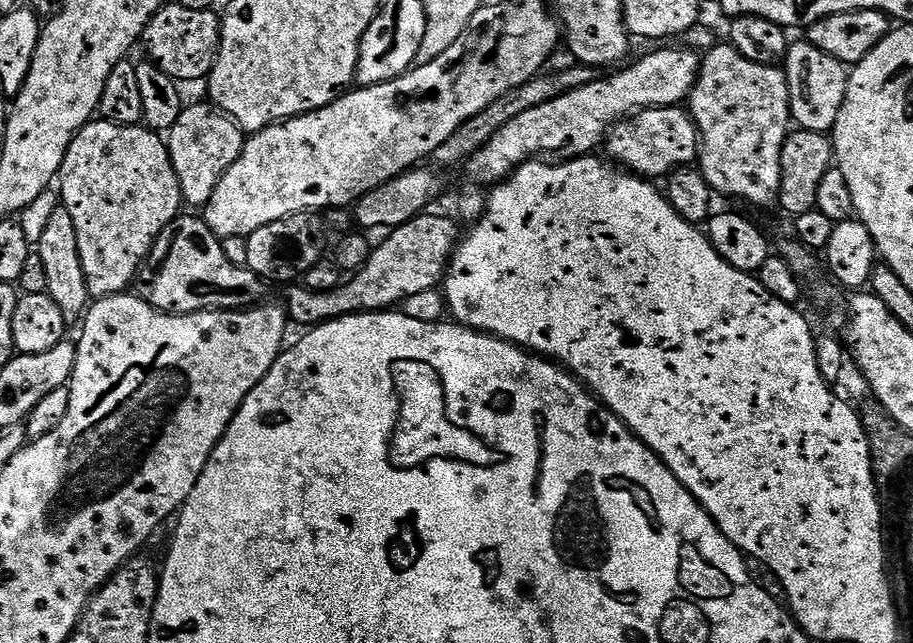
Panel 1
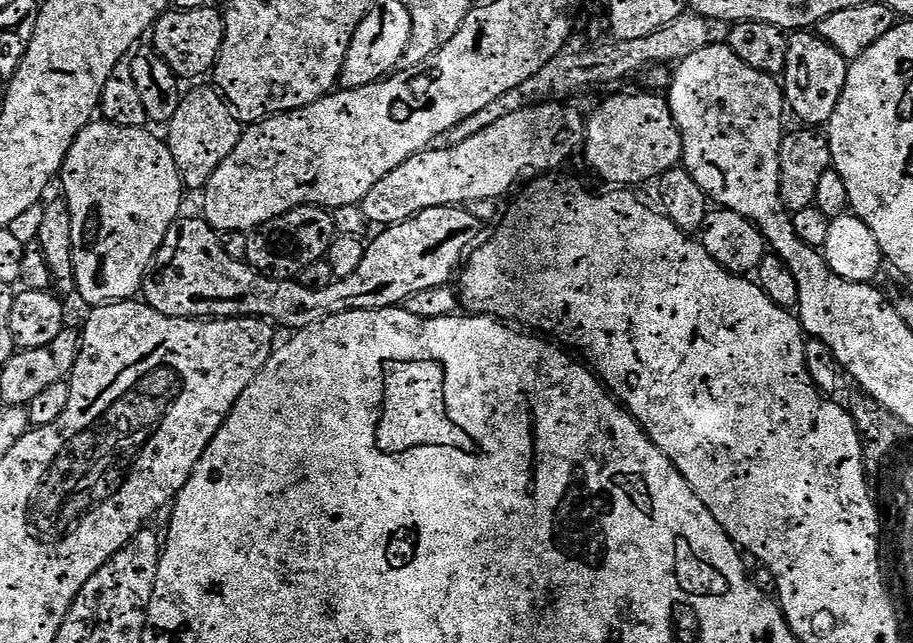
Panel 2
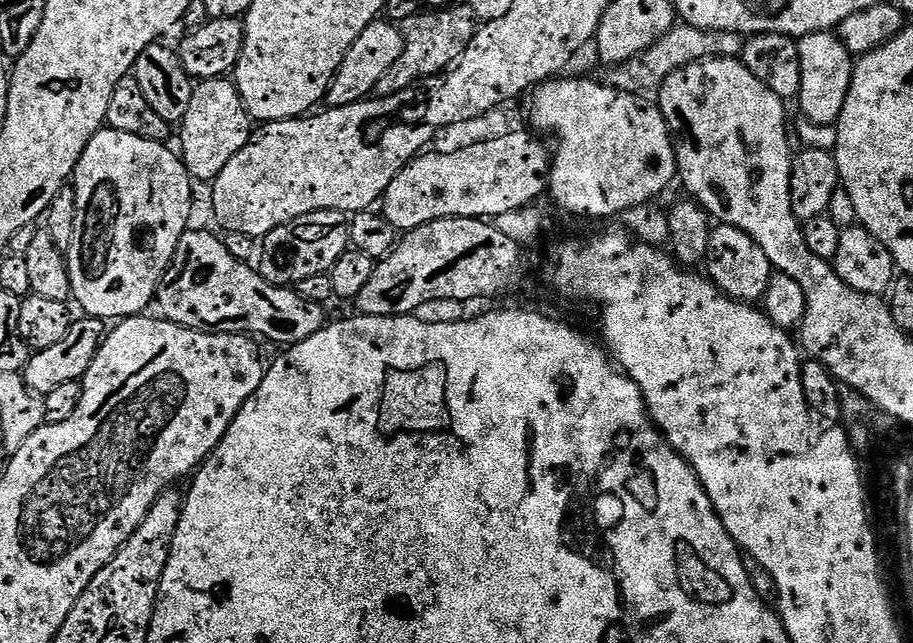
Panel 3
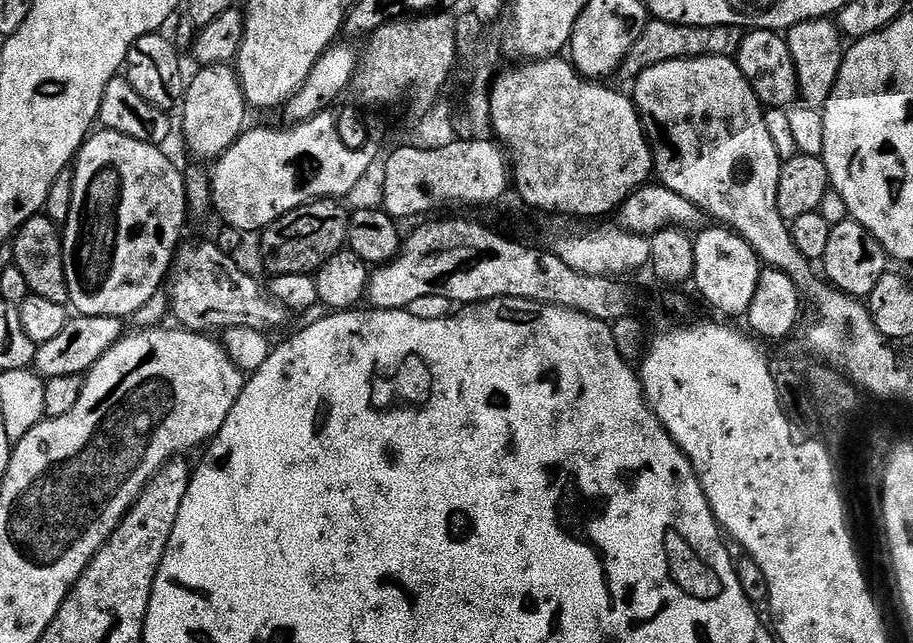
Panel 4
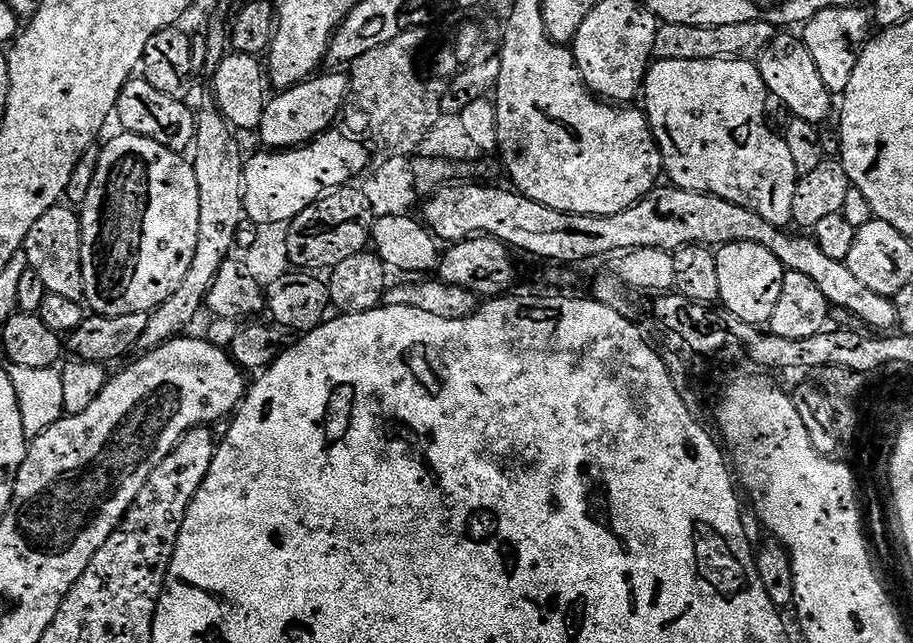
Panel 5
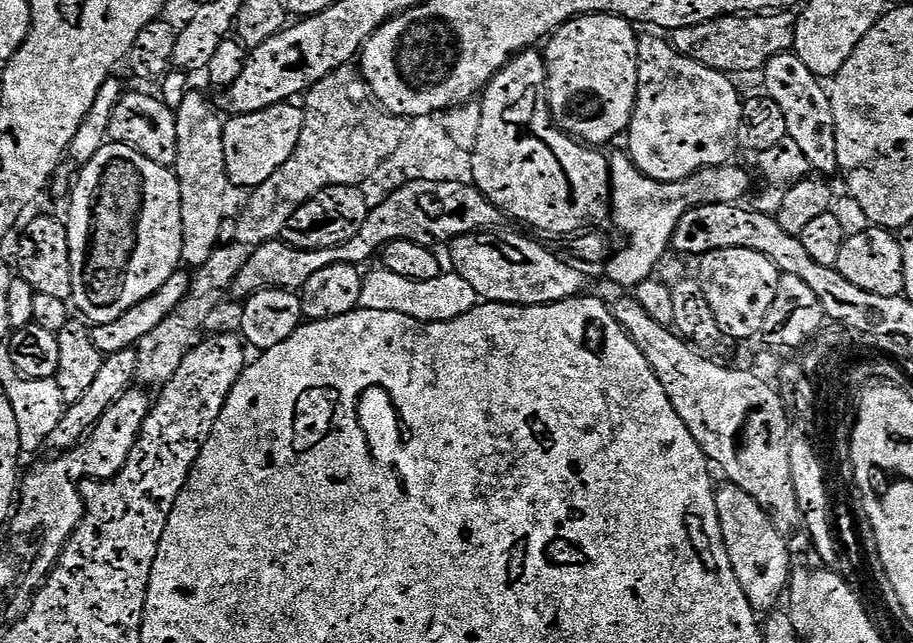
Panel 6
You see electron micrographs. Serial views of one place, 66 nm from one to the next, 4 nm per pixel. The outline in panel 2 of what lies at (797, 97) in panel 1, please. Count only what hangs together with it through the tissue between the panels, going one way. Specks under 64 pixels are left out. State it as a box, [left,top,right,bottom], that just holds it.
[782,30,850,126]

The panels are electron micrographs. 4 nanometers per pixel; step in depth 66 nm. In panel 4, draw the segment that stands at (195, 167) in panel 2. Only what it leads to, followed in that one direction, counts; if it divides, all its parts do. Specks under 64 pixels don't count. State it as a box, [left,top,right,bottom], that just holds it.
[182,64,248,161]

